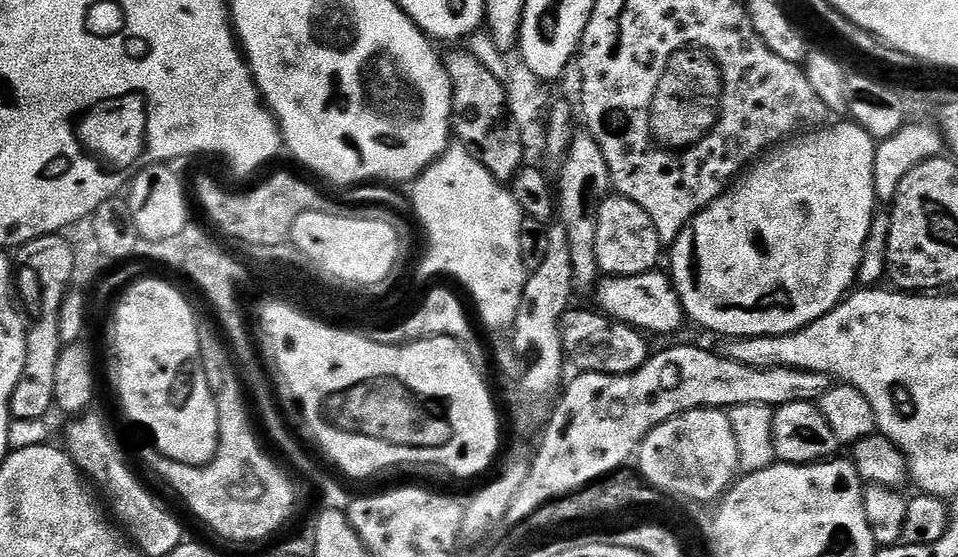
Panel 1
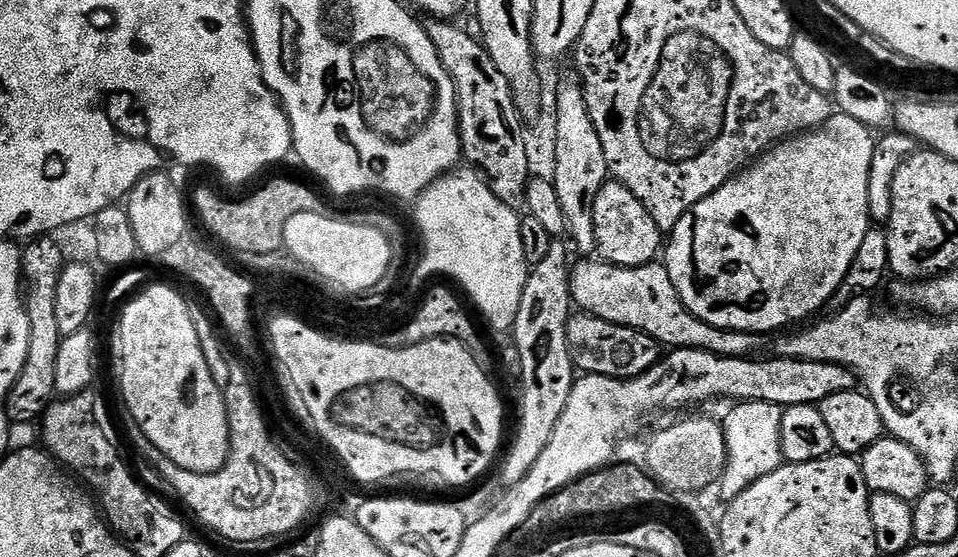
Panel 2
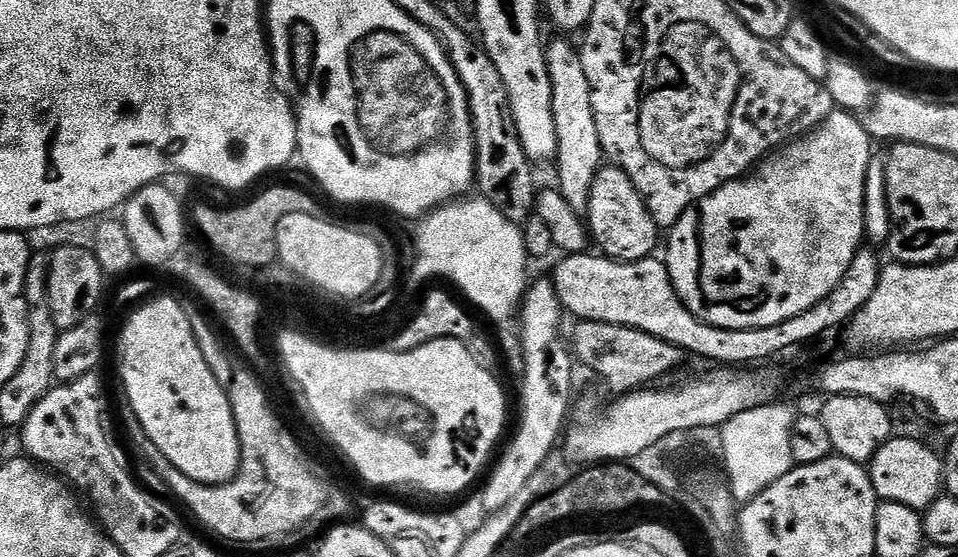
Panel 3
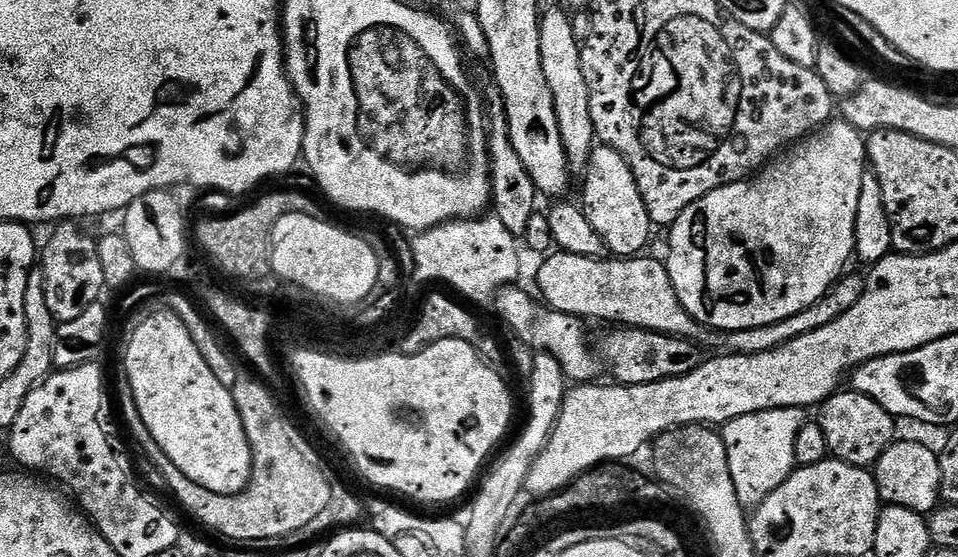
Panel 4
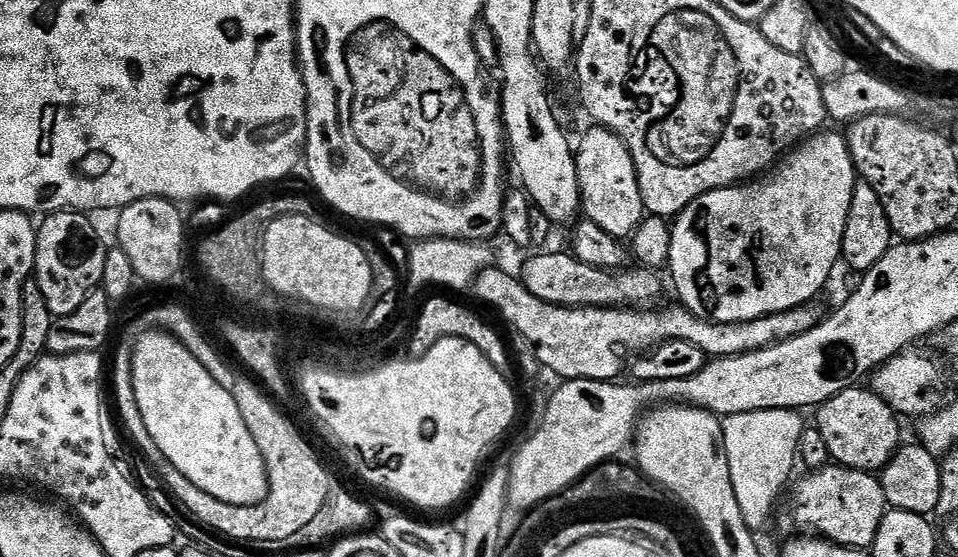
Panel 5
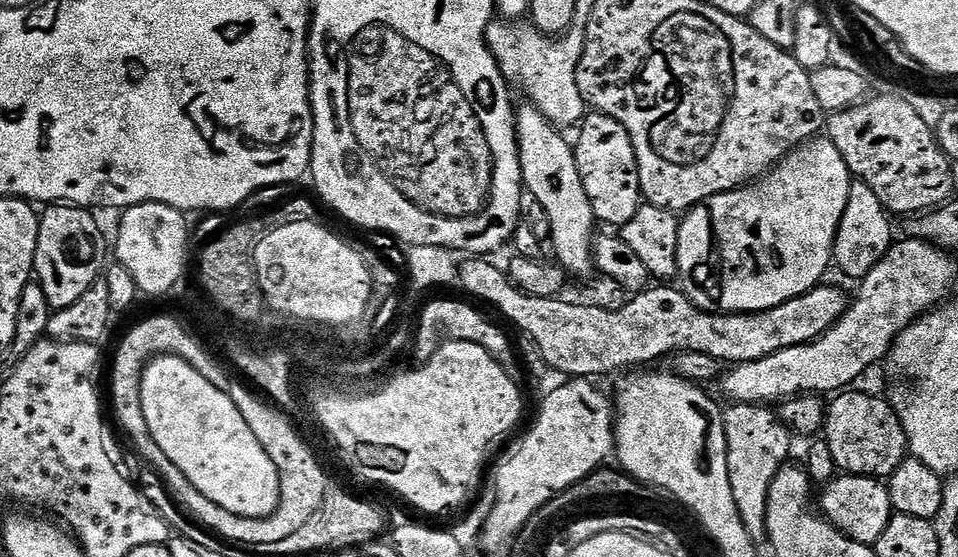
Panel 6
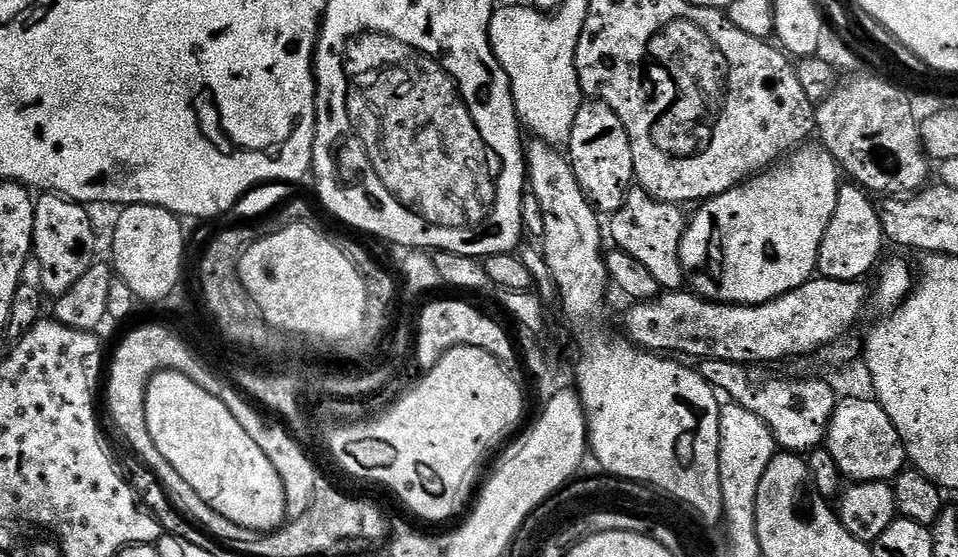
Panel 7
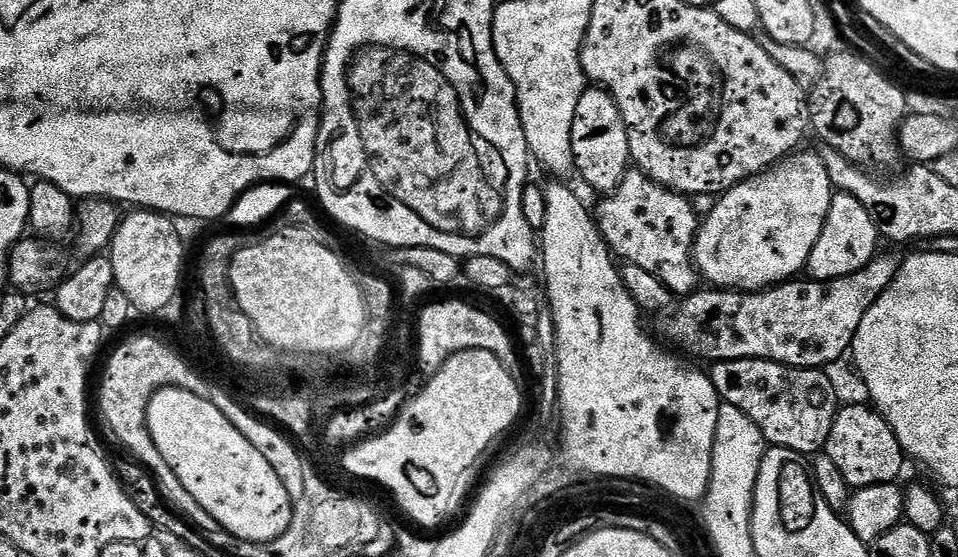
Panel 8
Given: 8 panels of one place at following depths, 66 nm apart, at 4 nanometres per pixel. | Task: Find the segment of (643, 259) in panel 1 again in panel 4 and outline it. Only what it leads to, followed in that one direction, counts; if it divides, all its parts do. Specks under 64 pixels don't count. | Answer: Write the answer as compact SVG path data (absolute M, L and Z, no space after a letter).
M600 144L593 147L590 154L590 162L582 173L584 180L584 200L582 207L590 226L602 238L605 249L613 257L631 258L641 255L652 236L654 225L650 214L646 210L646 202L642 202L642 194L638 190L638 182L634 182L634 174L618 154L608 144Z

